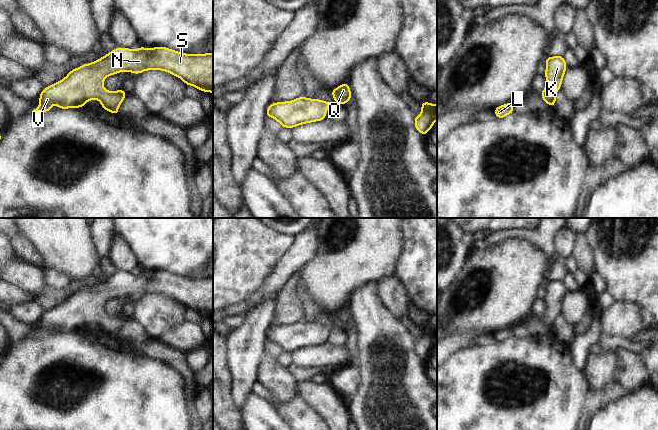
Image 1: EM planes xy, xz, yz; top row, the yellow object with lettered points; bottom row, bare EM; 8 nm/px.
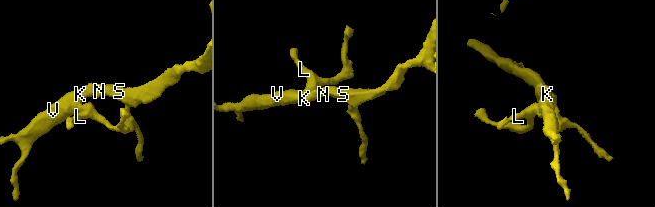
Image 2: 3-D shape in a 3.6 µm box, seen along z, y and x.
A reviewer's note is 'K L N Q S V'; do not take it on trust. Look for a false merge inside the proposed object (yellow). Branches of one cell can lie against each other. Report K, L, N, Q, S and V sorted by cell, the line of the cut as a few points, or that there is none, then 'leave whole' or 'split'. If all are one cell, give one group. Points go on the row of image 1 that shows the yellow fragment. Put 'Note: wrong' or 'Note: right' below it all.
K L N Q S V; no cut; leave whole
Note: right

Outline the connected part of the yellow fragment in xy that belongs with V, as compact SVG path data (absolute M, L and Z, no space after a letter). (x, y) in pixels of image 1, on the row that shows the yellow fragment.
M140 47L137 50L116 48L95 62L71 70L62 81L45 87L39 97L40 106L33 111L46 112L51 110L55 108L51 106L53 102L57 104L56 107L66 109L83 107L88 100L98 99L103 109L118 114L119 105L127 93L122 89L115 92L107 91L103 87L105 78L123 71L134 72L138 75L145 70L152 69L167 71L182 79L186 85L192 85L204 92L213 92L213 53L188 55L166 47L154 47L152 49Z

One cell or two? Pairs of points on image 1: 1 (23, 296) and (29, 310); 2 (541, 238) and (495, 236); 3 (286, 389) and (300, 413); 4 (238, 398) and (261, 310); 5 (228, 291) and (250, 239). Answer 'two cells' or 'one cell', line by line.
1: two cells
2: one cell
3: two cells
4: one cell
5: one cell

